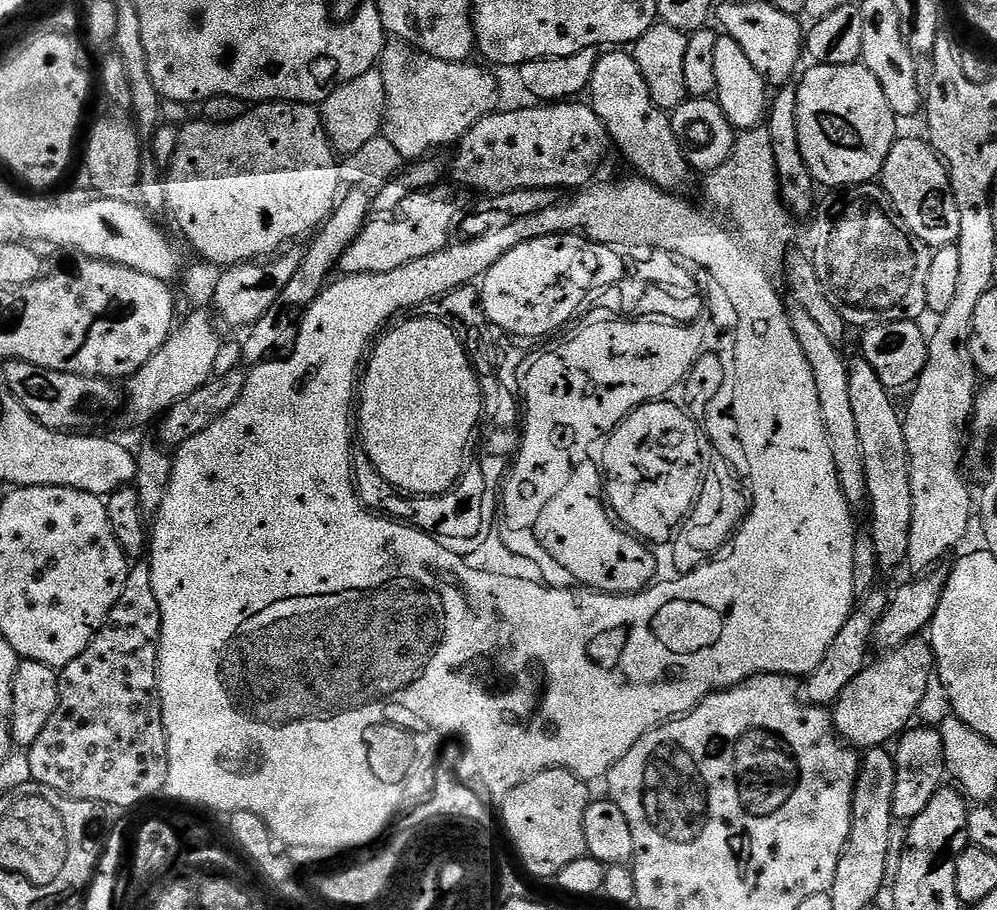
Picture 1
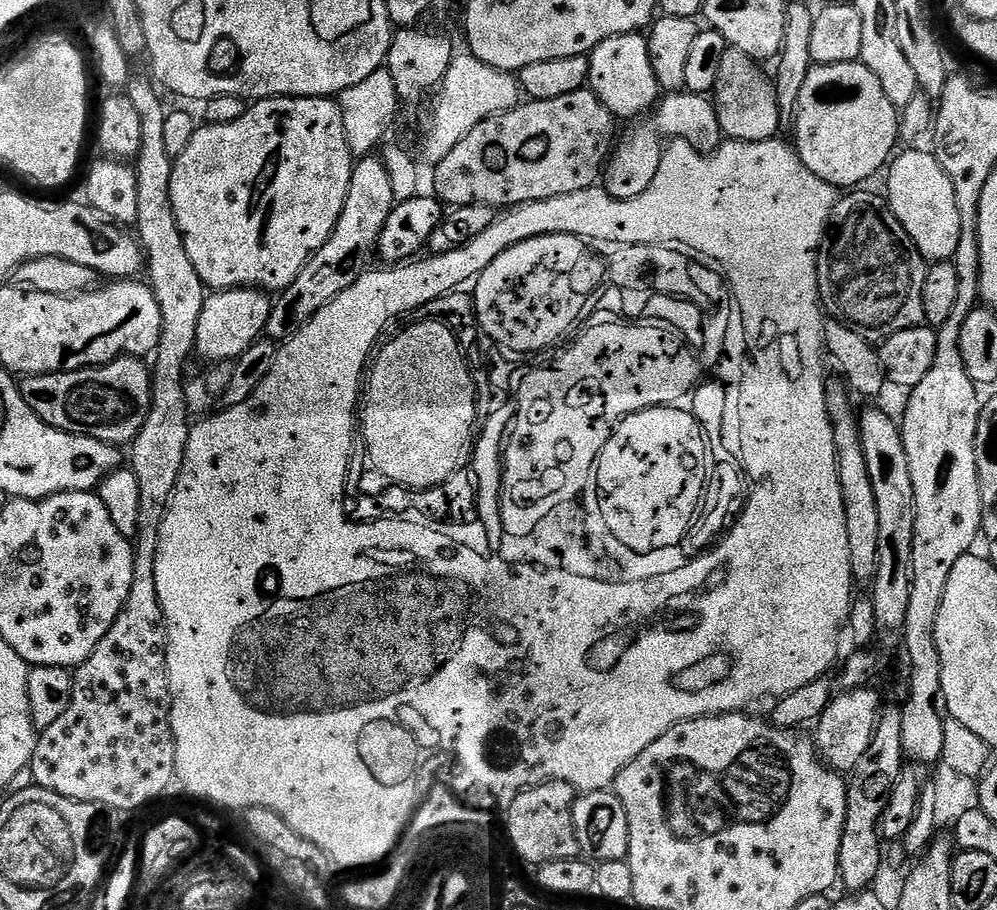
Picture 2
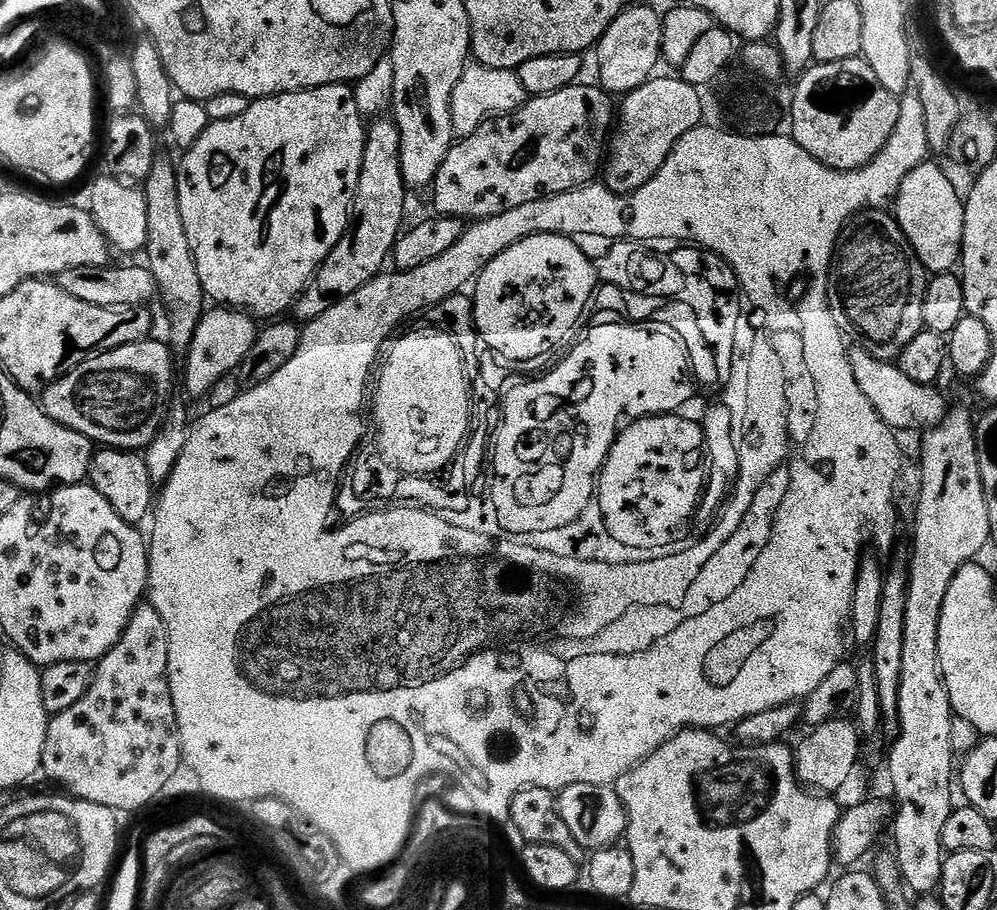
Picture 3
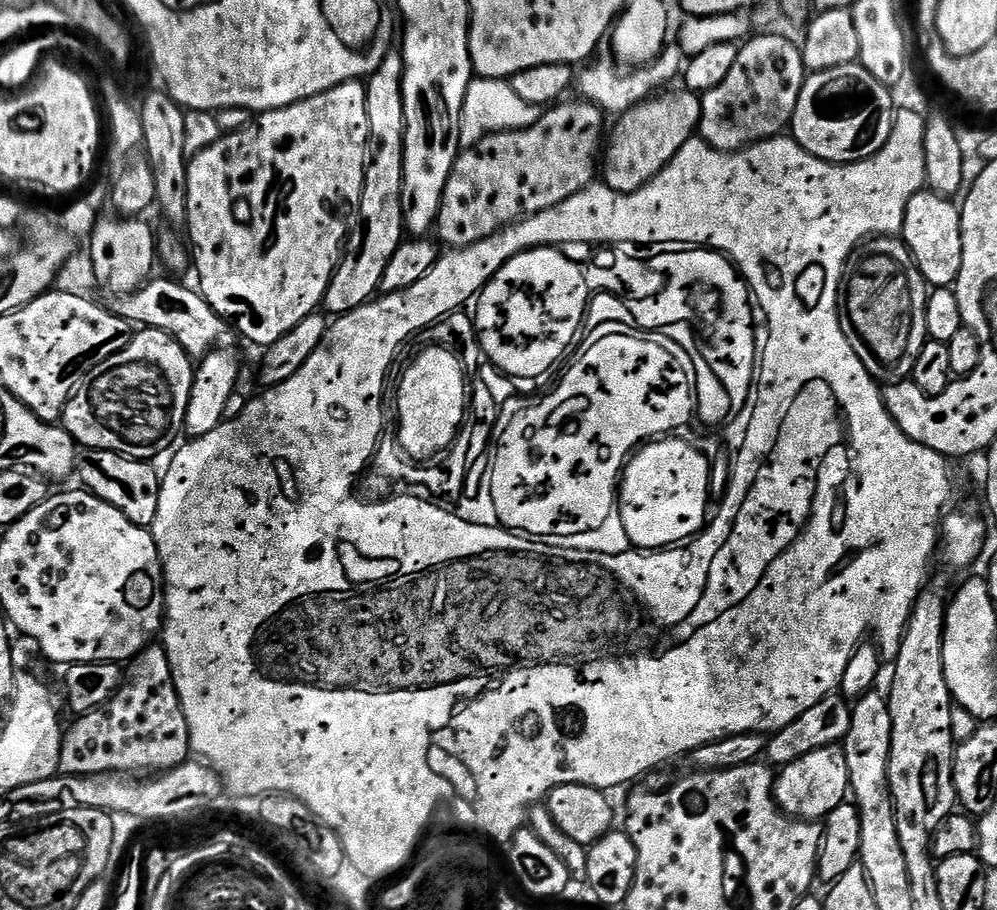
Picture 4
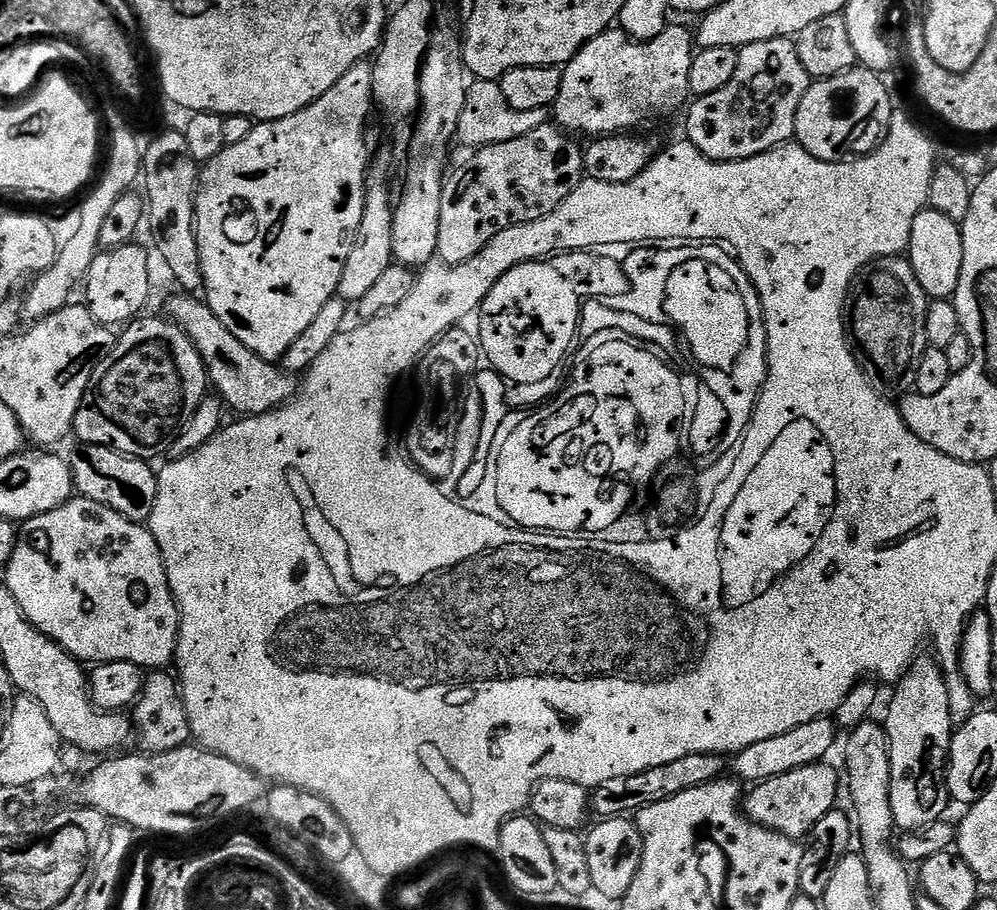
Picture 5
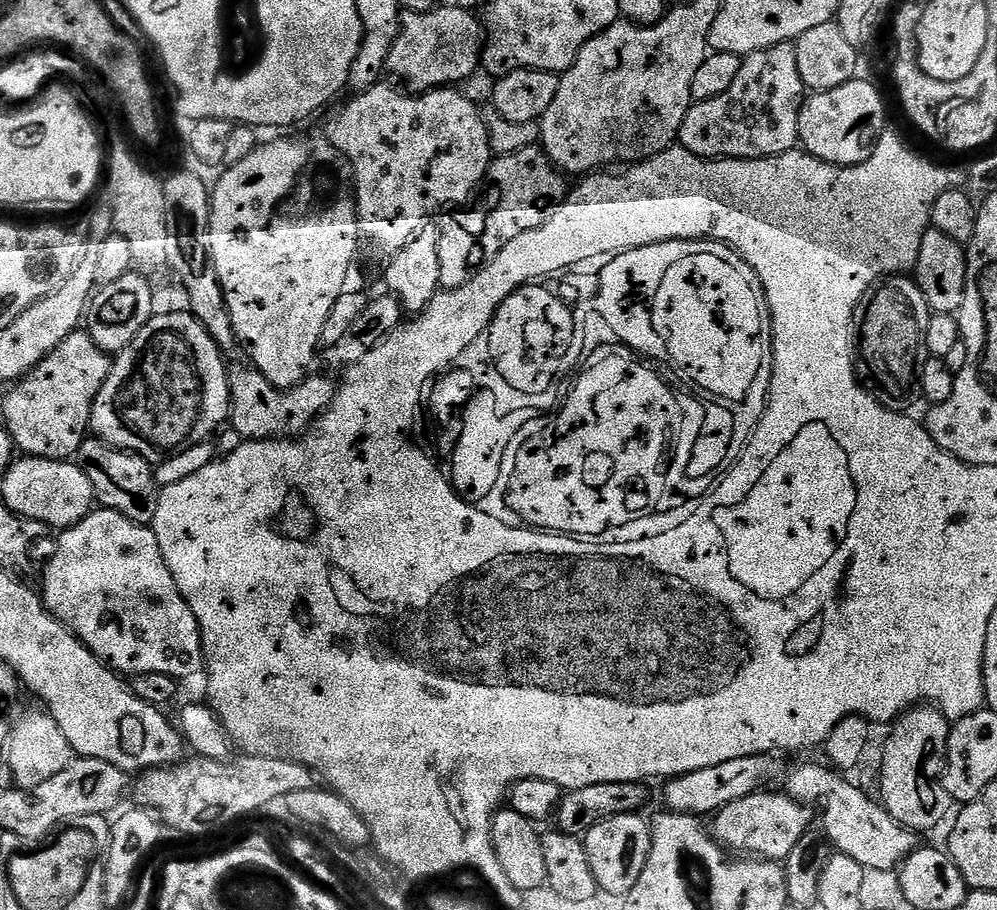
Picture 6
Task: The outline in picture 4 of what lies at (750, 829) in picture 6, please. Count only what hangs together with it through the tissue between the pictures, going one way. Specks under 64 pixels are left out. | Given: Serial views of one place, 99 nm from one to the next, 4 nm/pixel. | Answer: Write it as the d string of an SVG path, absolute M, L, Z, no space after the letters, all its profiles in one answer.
M843 747L810 750L802 758L783 765L774 780L774 795L781 808L797 818L820 822L839 808L850 796L850 770Z

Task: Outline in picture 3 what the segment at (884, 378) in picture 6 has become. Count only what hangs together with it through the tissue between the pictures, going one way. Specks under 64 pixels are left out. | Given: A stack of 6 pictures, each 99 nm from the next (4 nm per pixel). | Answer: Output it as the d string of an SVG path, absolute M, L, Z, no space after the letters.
M884 210L861 212L845 227L834 257L834 274L828 277L828 301L841 332L851 333L852 324L864 337L858 340L875 360L899 361L900 355L910 346L918 333L925 331L922 322L922 302L928 288L926 269L920 264L906 234L900 228L895 215Z

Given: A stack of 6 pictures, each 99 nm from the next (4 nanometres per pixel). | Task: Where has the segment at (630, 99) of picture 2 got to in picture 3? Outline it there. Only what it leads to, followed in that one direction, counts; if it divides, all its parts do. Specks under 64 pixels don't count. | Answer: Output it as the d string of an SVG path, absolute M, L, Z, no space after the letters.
M629 7L604 32L594 49L596 64L600 67L599 87L616 98L623 98L629 92L638 90L651 80L661 63L662 20L652 8Z

